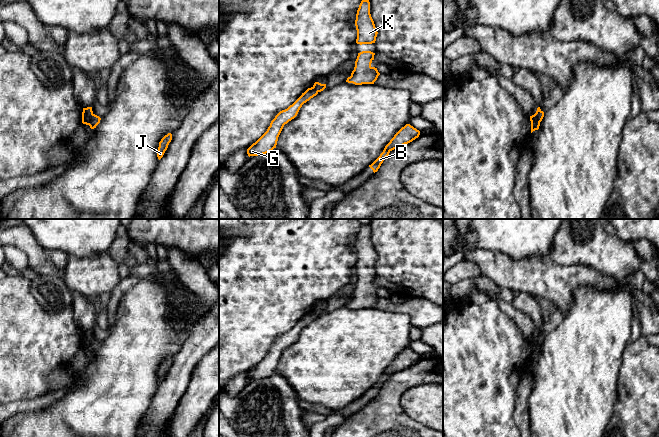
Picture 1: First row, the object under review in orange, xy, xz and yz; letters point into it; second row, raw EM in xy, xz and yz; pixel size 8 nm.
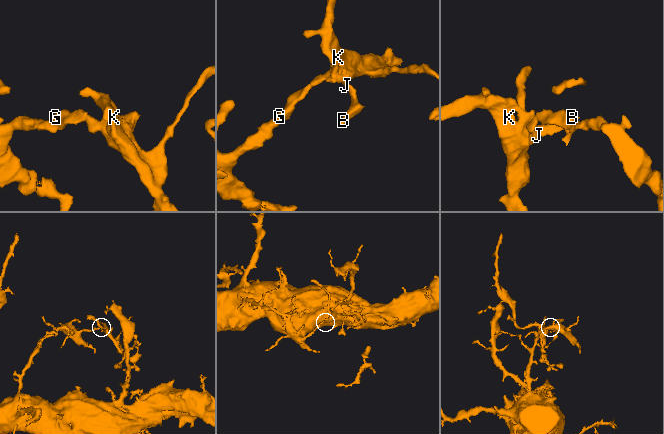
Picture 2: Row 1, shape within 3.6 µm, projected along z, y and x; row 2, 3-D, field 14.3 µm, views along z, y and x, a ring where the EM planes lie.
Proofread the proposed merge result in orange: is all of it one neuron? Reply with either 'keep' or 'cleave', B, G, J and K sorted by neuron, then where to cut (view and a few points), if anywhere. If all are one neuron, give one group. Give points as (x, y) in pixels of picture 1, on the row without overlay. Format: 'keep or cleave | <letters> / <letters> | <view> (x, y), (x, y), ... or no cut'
cleave | B J K / G | xy (93, 338), (88, 348)

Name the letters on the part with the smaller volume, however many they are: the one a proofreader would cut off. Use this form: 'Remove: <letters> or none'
Remove: B, J, K

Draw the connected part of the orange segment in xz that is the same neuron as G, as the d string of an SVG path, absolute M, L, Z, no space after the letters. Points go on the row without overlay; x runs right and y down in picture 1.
M314 311L308 312L292 329L280 335L271 345L267 355L247 373L248 380L263 379L276 372L284 349L294 343L302 329L317 318L318 315Z

